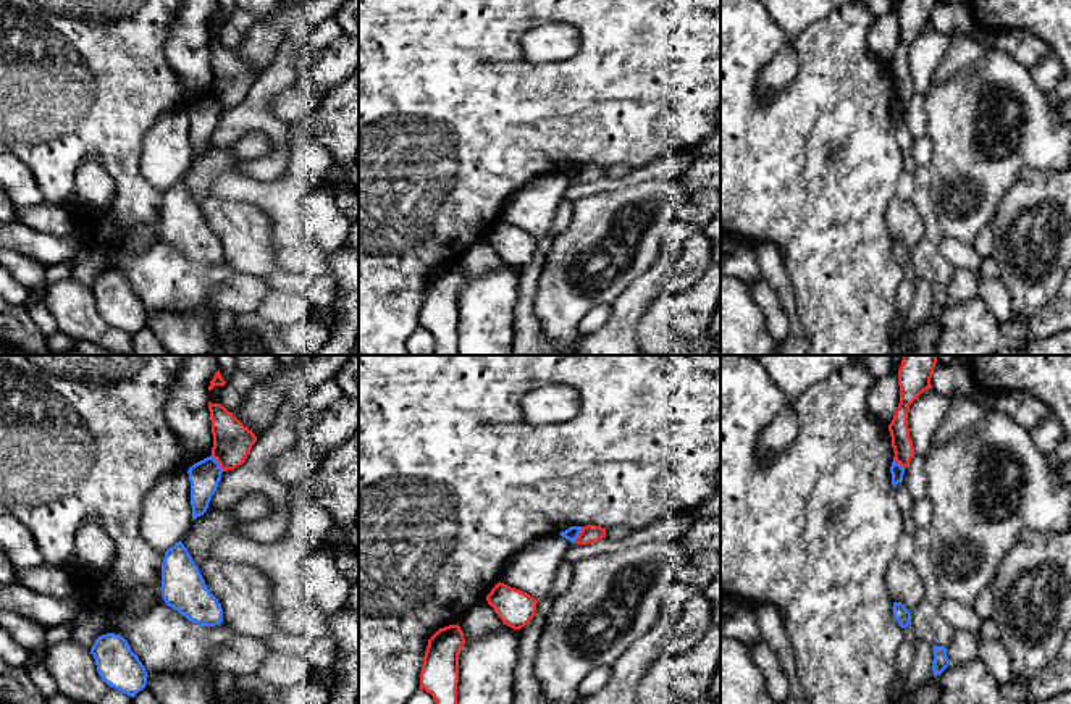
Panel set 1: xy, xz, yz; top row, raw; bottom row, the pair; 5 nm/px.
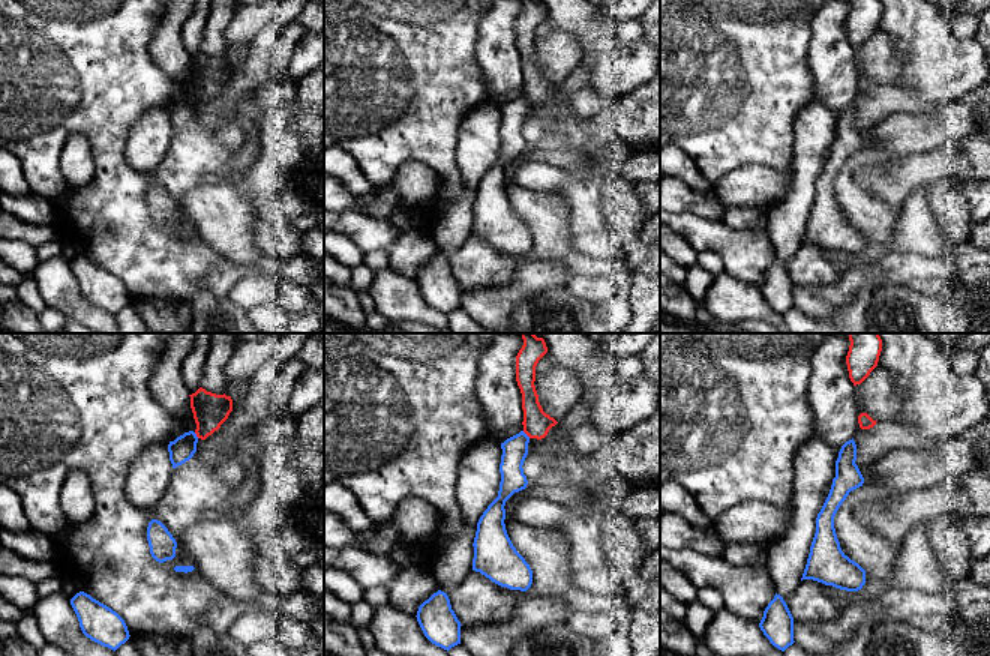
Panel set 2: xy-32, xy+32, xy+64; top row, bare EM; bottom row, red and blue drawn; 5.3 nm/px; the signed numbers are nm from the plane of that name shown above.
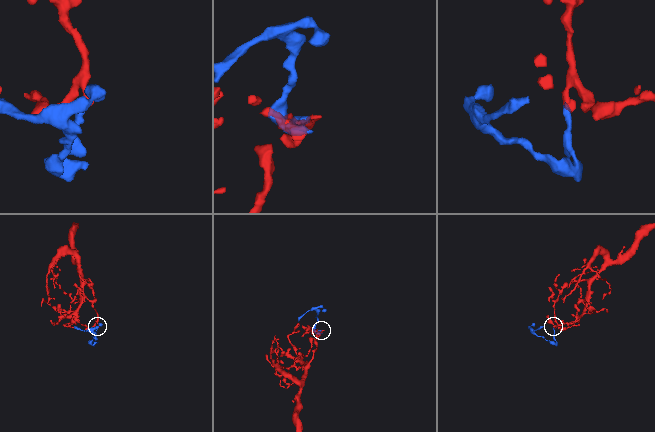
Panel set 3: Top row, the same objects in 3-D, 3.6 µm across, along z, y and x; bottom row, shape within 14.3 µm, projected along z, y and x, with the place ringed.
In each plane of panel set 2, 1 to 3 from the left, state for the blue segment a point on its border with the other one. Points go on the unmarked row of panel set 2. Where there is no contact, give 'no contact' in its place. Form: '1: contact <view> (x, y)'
1: contact xy-32 (197, 99)
2: contact xy+32 (527, 98)
3: no contact

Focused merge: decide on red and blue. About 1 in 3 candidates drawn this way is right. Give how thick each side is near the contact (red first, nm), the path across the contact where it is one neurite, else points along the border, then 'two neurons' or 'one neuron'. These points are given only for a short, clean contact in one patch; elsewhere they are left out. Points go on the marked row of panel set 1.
190 nm thick on the red side, 150 nm on the other; border along xy (210, 456), (223, 470); two neurons

